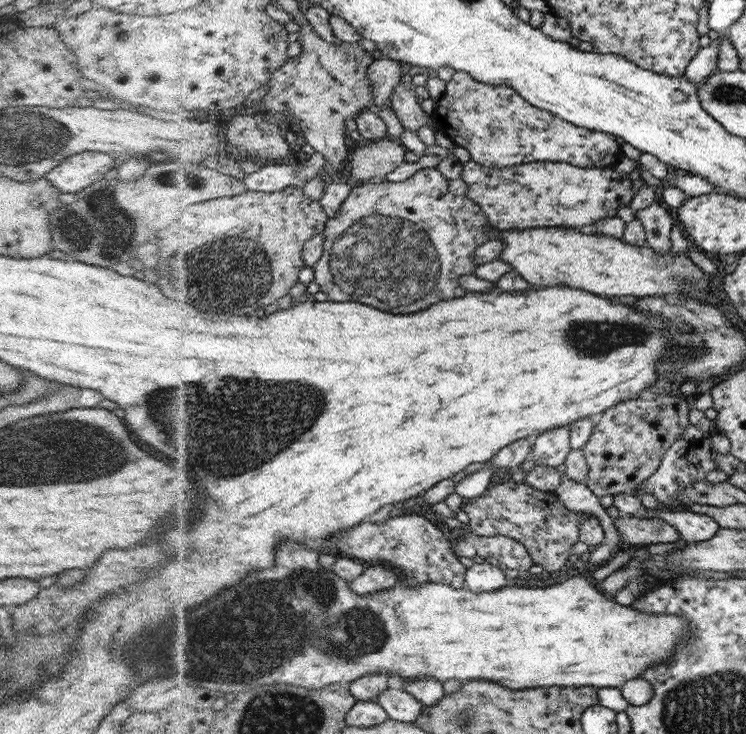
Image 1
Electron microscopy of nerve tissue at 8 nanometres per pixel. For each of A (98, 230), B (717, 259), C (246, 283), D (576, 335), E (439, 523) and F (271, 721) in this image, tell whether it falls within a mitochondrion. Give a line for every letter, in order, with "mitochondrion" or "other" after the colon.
A: mitochondrion
B: other
C: mitochondrion
D: mitochondrion
E: other
F: mitochondrion

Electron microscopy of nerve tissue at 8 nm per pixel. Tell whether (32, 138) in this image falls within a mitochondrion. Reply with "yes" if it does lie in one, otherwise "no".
yes

